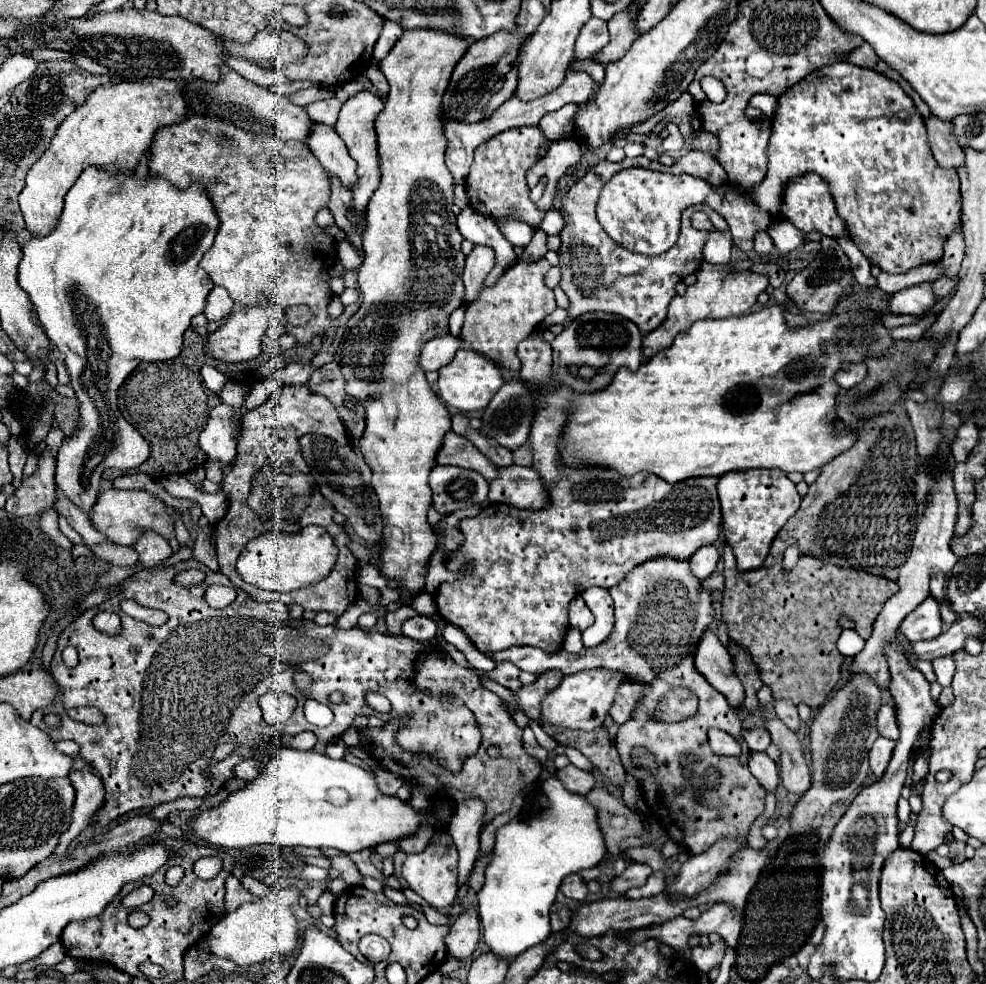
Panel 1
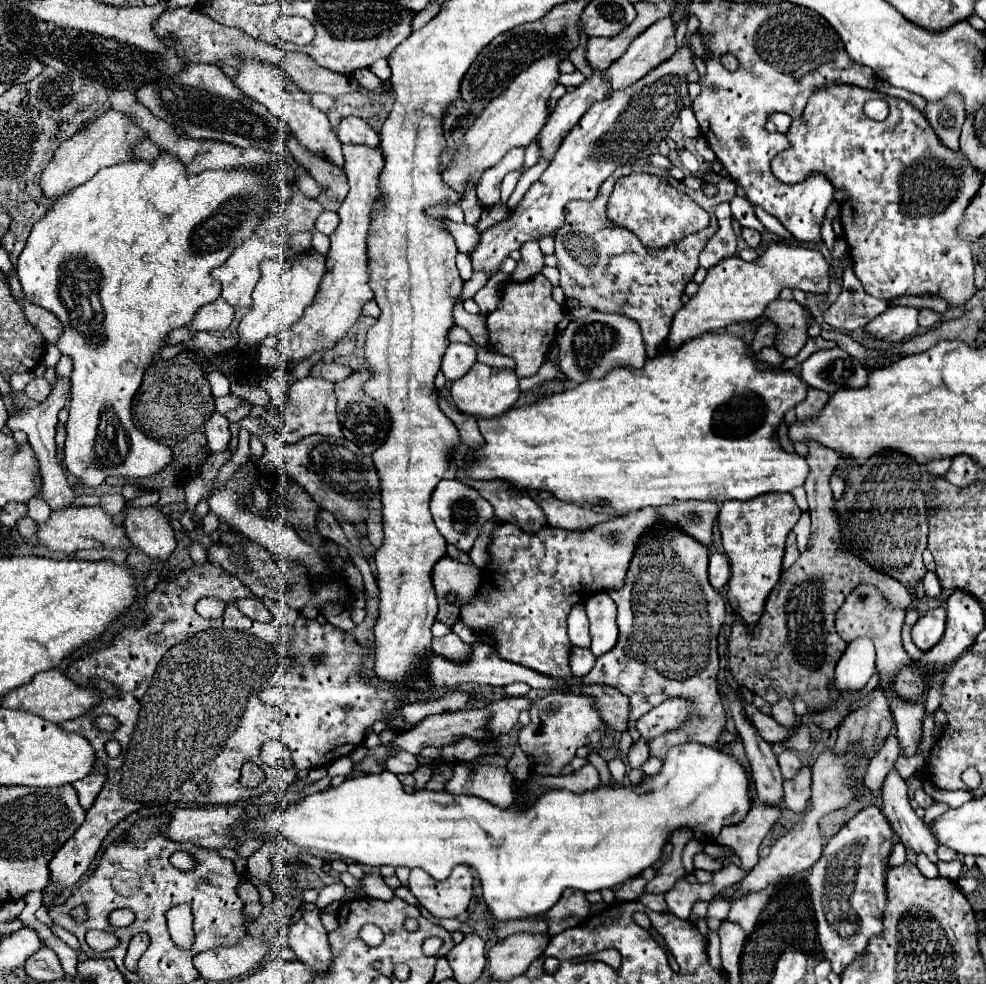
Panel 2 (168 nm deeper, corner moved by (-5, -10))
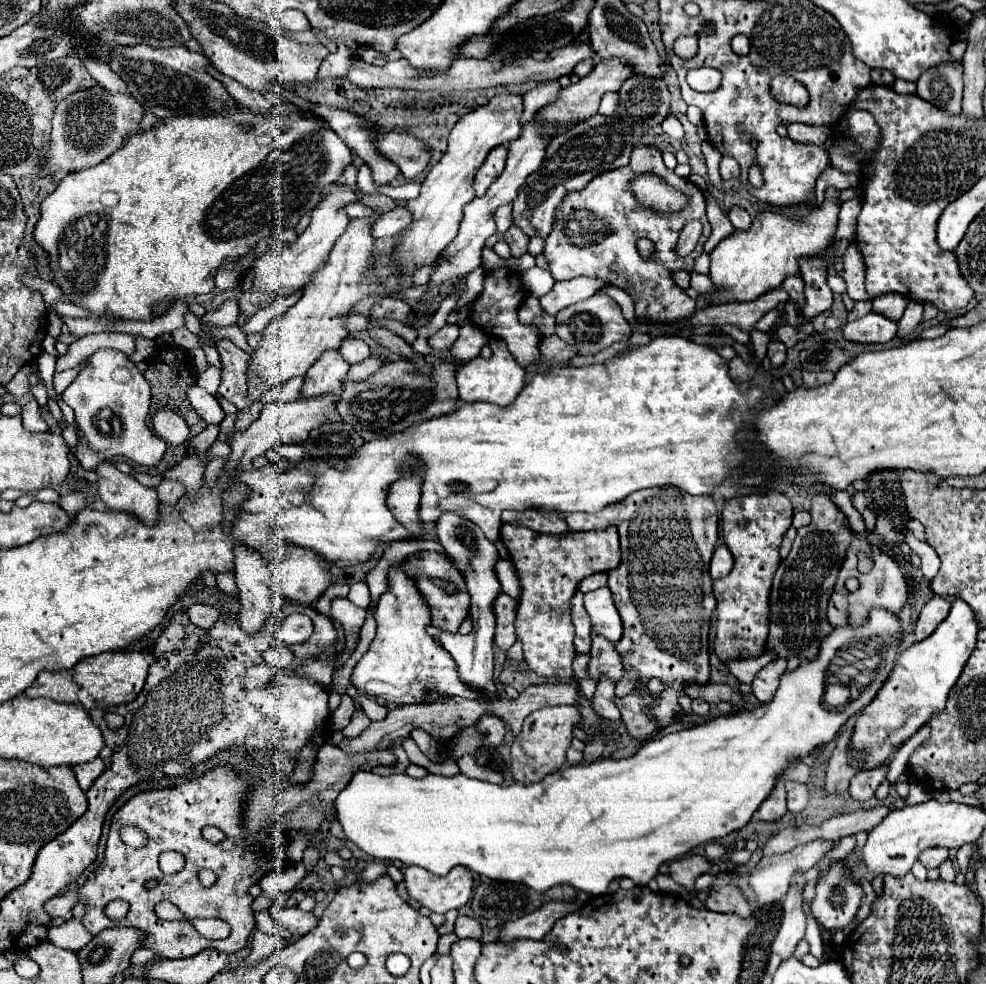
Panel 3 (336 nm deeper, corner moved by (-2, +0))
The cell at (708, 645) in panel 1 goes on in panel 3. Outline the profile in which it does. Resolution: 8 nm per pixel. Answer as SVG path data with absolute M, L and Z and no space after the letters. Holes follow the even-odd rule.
M778 780L774 792L758 808L756 818L764 822L778 822L784 814L786 814L786 790L784 790L784 782Z

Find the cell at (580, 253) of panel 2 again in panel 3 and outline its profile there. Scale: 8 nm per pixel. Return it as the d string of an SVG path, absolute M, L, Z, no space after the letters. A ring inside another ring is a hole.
M634 148L634 156L626 168L608 170L598 178L590 180L584 190L576 190L566 194L562 206L556 210L552 234L546 238L544 256L554 280L572 280L578 276L596 276L604 282L622 288L628 292L636 306L638 318L650 318L654 322L672 324L680 318L688 318L696 310L696 300L688 298L682 288L678 288L672 280L674 270L692 272L694 260L702 254L702 246L710 236L710 224L706 218L706 200L702 190L692 184L688 178L676 176L662 162L660 150L650 148ZM650 170L650 174L662 178L668 186L688 194L688 206L674 214L654 214L648 206L642 206L632 192L632 178ZM690 222L702 222L702 236L694 248L694 252L686 258L680 258L674 252L680 230ZM638 238L650 238L656 246L656 252L650 260L638 254L636 242Z

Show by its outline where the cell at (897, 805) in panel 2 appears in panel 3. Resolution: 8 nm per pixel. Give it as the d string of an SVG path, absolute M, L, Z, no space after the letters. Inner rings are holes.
M930 848L930 850L924 850L922 856L920 856L920 862L926 866L926 868L940 868L940 864L948 858L948 850L946 848Z

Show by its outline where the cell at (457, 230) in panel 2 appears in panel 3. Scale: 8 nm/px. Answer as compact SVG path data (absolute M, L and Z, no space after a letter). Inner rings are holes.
M396 206L390 212L384 212L382 218L378 218L378 222L374 222L374 238L382 238L382 236L398 236L404 228L408 228L412 222L412 214L406 208Z

